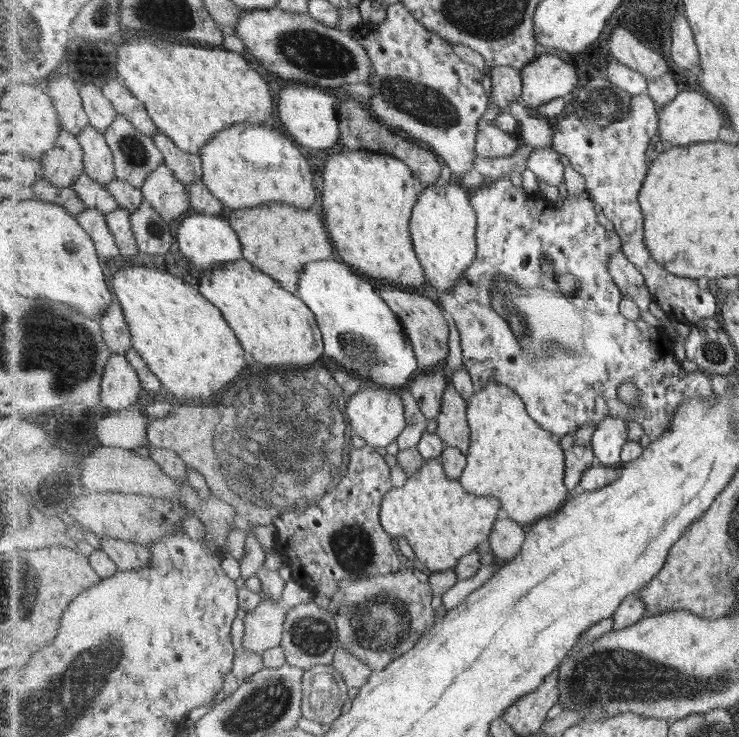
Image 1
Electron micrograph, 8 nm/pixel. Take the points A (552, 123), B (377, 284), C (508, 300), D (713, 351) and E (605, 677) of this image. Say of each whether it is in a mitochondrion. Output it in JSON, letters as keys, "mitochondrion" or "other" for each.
{"A":"other","B":"other","C":"mitochondrion","D":"mitochondrion","E":"mitochondrion"}

